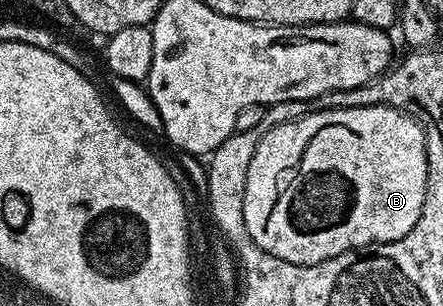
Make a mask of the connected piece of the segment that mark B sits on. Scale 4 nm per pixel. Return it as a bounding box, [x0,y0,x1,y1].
[244,105,427,265]

